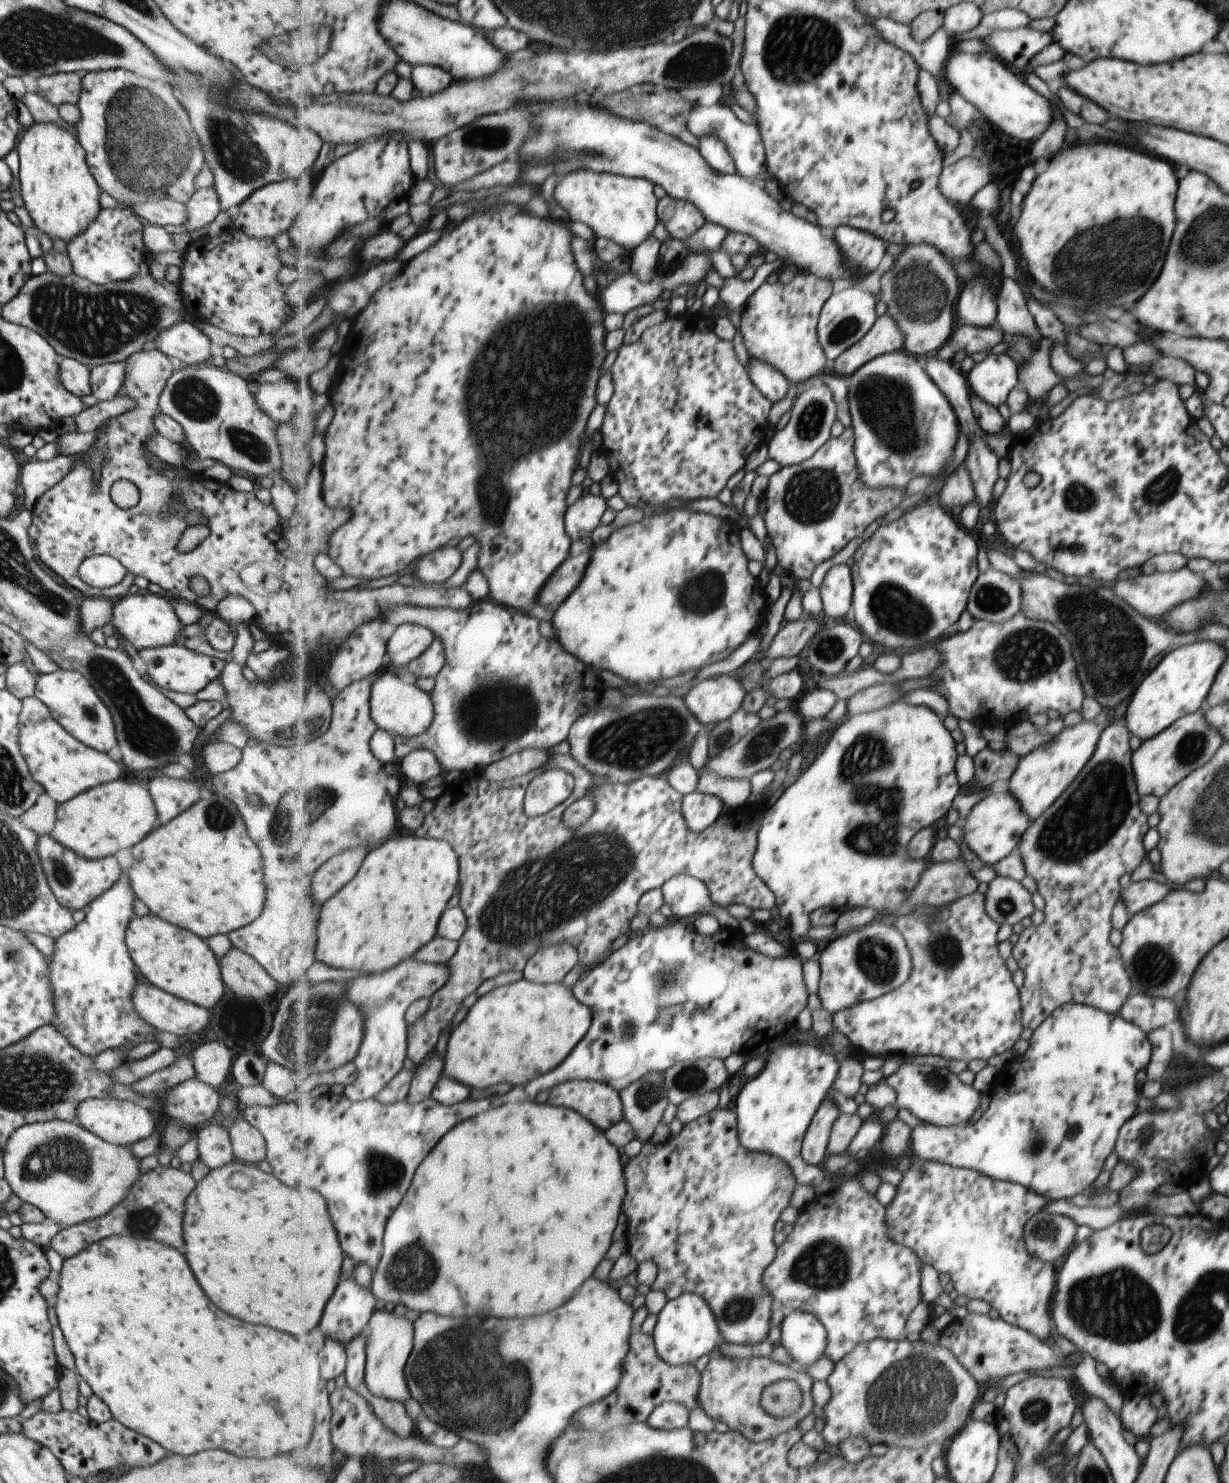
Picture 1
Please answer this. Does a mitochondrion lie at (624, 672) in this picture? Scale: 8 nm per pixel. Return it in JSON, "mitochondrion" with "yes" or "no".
{"mitochondrion":"no"}

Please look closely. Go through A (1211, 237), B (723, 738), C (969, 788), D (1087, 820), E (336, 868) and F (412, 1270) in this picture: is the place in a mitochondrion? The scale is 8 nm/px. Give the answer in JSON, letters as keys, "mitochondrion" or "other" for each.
{"A":"mitochondrion","B":"mitochondrion","C":"other","D":"mitochondrion","E":"other","F":"mitochondrion"}

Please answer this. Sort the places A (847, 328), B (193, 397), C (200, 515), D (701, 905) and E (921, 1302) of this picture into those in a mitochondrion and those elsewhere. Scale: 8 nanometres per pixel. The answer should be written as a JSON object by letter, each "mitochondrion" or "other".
{"A":"mitochondrion","B":"mitochondrion","C":"mitochondrion","D":"other","E":"other"}

